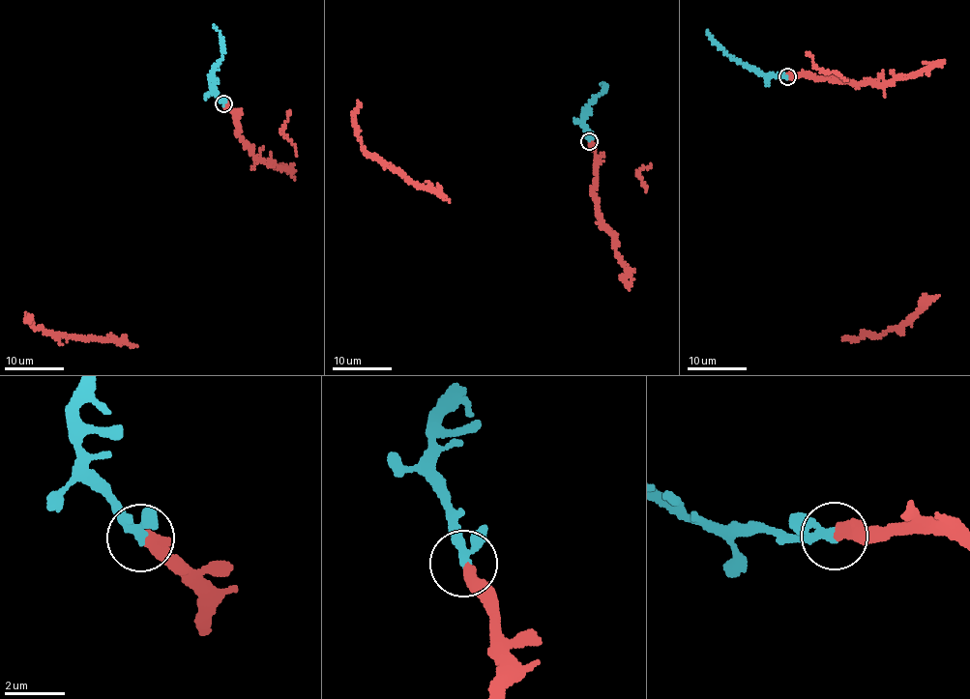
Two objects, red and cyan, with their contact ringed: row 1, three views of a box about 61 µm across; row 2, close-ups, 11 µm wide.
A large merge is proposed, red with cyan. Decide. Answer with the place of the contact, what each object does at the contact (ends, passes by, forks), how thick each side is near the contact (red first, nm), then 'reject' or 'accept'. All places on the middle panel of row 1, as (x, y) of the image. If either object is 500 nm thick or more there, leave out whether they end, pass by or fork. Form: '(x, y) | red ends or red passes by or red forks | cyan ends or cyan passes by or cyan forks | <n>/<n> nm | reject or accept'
(589, 141) | red ends | cyan passes by | 440/240 nm | accept

